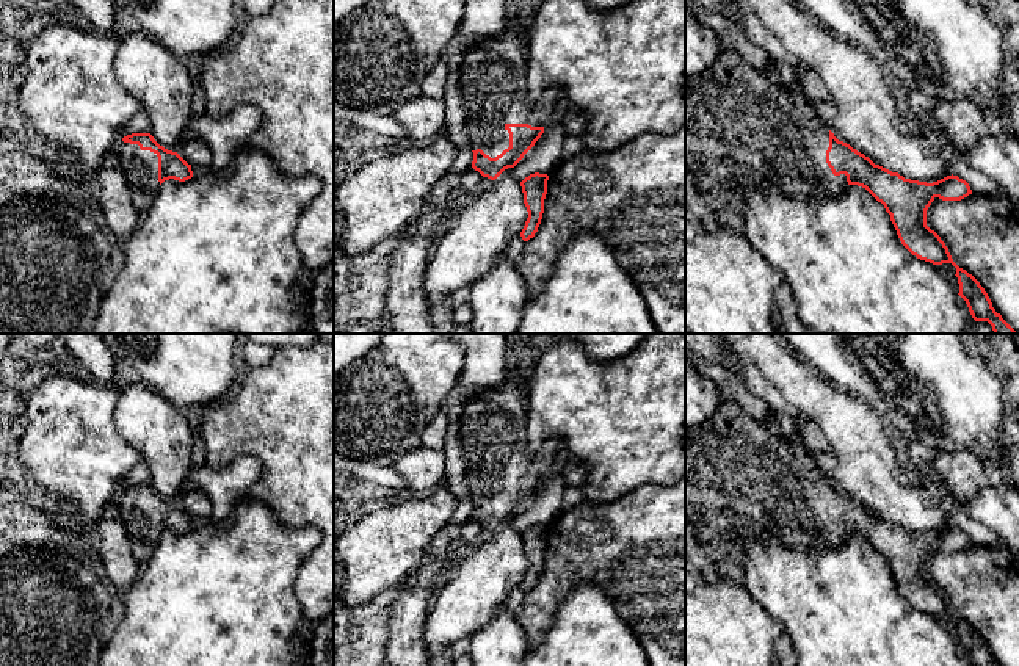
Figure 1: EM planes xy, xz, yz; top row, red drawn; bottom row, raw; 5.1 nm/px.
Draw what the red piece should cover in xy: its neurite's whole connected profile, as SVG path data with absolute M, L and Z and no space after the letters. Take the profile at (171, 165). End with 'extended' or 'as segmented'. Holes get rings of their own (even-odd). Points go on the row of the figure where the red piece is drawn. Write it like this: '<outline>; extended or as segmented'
M132 133L119 139L113 150L119 157L132 202L143 216L154 202L158 186L169 179L185 182L193 177L177 152L160 146L150 133Z; extended

